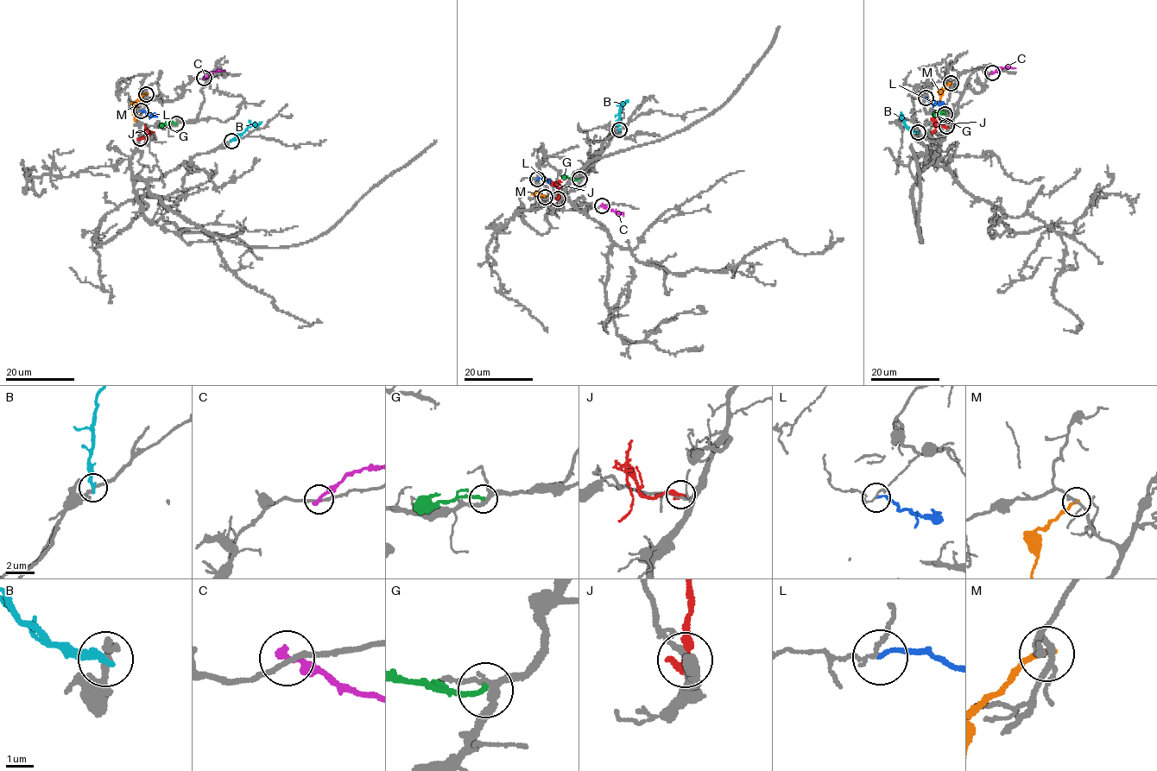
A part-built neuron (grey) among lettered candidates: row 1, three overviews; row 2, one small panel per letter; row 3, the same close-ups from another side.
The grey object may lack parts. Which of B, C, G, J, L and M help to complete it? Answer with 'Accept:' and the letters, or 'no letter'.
Accept: no letter

